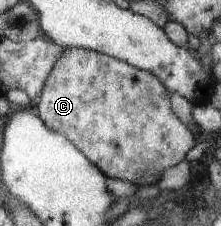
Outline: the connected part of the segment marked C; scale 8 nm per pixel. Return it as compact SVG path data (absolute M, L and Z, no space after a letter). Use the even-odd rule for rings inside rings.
M84 48L63 49L44 82L33 110L47 129L65 135L101 173L138 187L159 183L163 178L161 173L183 161L188 151L197 145L197 137L172 111L169 91L153 73Z

